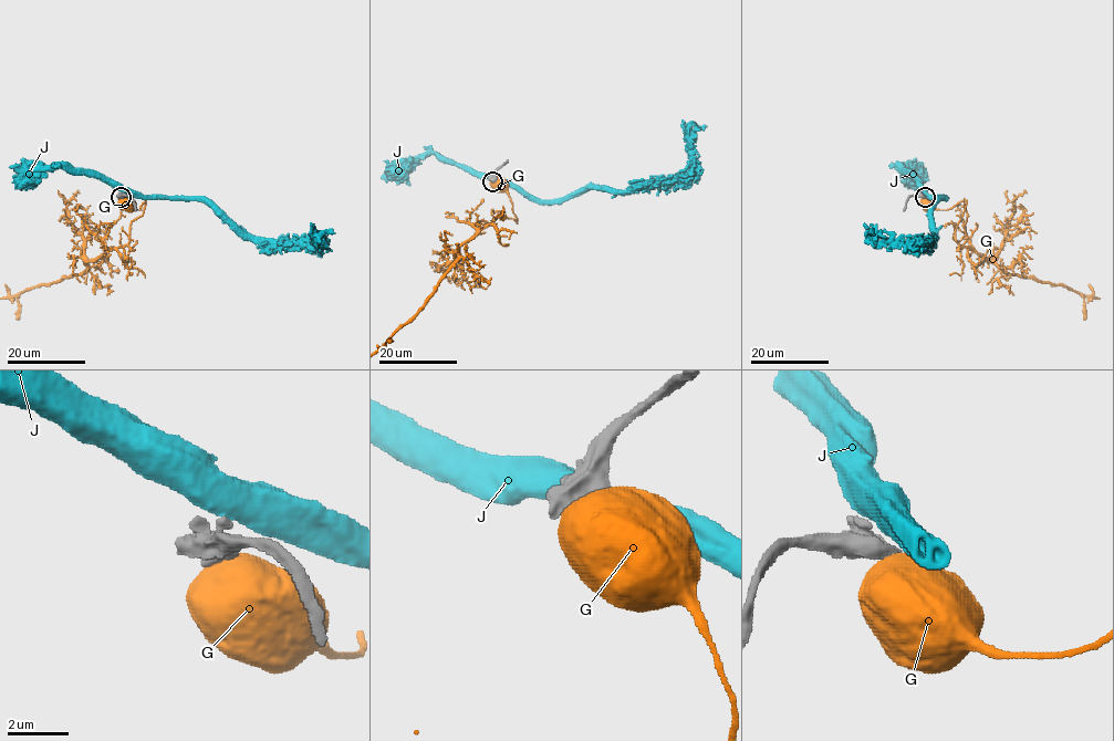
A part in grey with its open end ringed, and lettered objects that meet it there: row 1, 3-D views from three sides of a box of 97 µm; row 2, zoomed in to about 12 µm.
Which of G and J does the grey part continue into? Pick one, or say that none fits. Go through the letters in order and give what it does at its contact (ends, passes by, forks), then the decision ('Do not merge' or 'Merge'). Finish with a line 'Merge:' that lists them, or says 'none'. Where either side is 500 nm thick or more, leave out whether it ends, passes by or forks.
G: Do not merge
J: Do not merge
Merge: none

